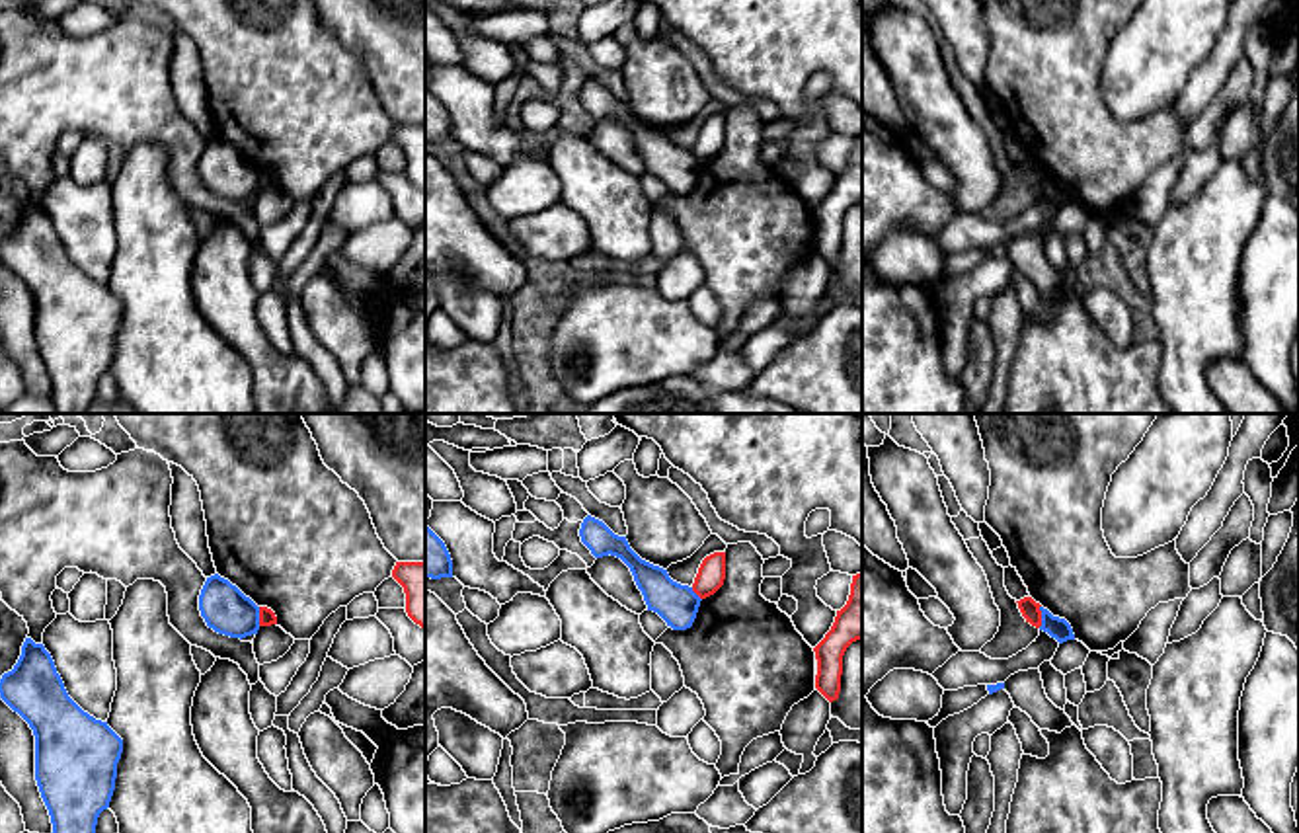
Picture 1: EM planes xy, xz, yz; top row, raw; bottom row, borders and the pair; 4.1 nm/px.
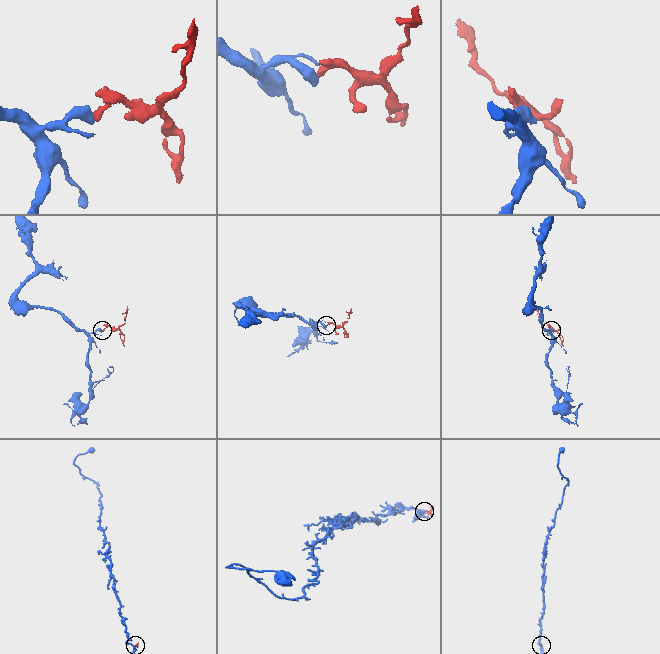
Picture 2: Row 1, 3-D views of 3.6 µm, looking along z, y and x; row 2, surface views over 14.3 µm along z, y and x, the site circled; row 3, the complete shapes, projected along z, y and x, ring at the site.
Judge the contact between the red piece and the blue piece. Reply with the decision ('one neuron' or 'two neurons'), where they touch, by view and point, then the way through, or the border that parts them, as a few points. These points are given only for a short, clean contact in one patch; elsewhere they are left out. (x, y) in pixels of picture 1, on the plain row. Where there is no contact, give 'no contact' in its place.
two neurons | yz (1040, 180) | along yz (1040, 168), (1038, 190)

